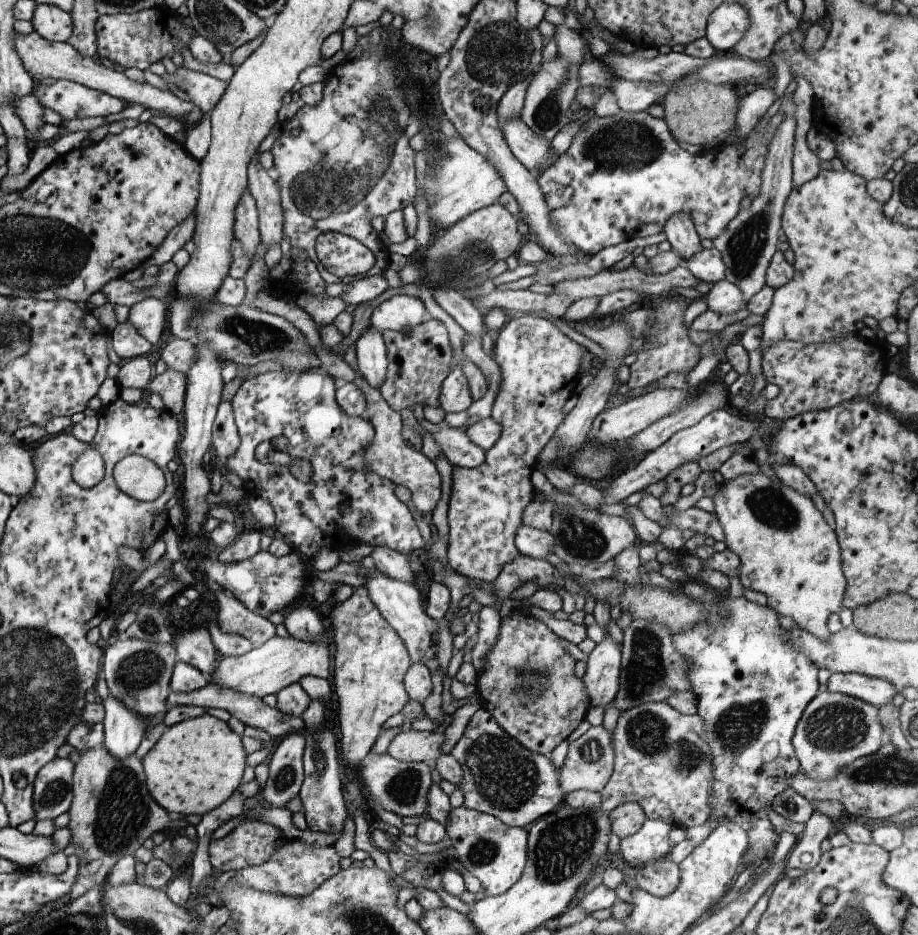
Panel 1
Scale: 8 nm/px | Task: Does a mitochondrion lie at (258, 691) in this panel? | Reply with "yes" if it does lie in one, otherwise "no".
no

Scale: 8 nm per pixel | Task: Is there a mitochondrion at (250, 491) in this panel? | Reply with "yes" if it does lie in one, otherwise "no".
no

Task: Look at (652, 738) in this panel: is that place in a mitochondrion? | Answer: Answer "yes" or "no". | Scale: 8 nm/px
yes

